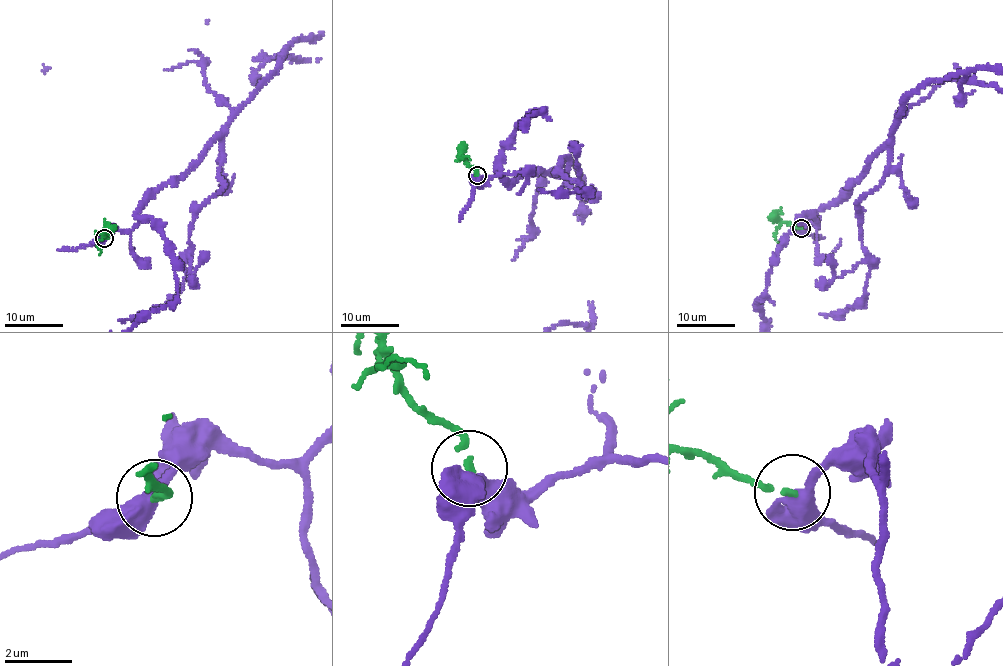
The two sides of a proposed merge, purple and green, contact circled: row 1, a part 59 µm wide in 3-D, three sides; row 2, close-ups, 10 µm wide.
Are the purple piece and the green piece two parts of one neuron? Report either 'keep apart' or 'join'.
keep apart

